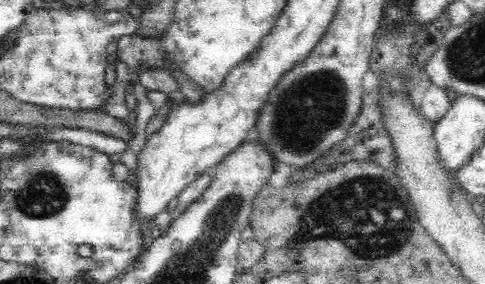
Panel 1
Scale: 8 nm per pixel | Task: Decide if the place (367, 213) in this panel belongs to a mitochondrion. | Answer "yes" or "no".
yes

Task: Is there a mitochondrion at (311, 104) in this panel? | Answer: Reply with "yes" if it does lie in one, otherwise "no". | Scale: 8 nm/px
yes

